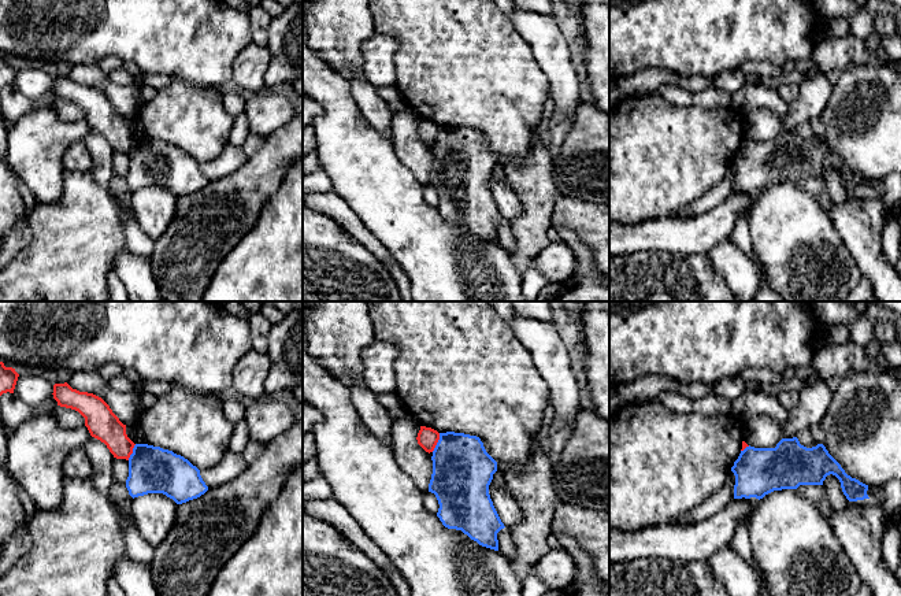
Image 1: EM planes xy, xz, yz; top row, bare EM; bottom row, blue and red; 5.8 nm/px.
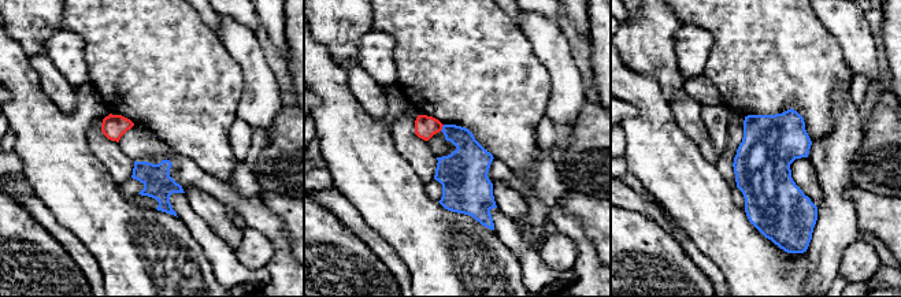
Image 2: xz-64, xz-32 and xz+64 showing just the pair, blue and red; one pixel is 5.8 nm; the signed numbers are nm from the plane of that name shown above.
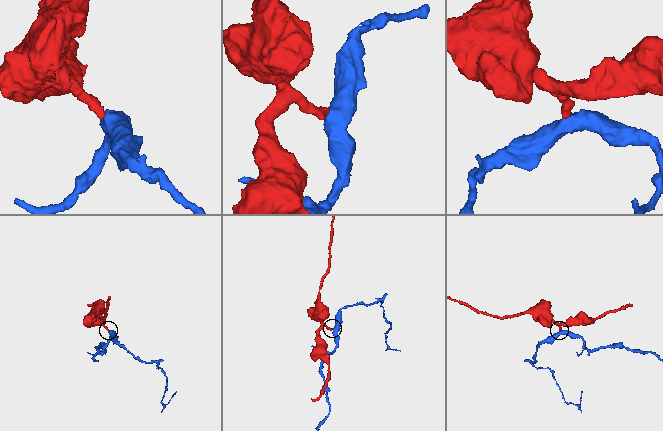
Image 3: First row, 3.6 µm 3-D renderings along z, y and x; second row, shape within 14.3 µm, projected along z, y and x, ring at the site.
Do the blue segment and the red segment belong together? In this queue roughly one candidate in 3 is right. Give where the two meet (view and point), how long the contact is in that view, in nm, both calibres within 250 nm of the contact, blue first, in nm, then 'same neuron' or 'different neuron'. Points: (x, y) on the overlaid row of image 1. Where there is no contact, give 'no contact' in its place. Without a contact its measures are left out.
xz (437, 443) | 120 nm | 360/120 nm | different neuron

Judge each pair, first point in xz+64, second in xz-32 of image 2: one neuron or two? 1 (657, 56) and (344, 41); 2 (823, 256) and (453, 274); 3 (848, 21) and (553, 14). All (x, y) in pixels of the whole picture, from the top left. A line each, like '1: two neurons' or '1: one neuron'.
1: one neuron
2: two neurons
3: two neurons

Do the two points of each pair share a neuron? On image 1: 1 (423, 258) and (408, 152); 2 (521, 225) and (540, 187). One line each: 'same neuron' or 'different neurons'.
1: different neurons
2: same neuron

